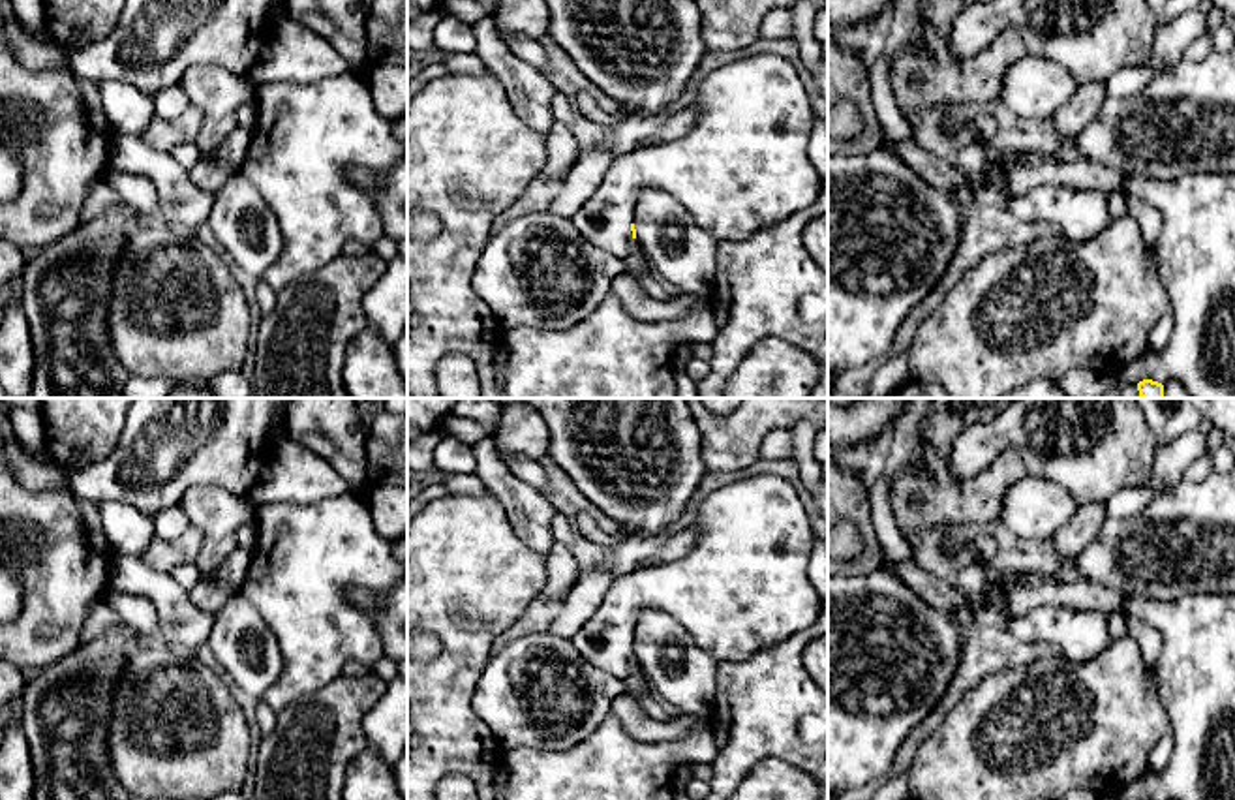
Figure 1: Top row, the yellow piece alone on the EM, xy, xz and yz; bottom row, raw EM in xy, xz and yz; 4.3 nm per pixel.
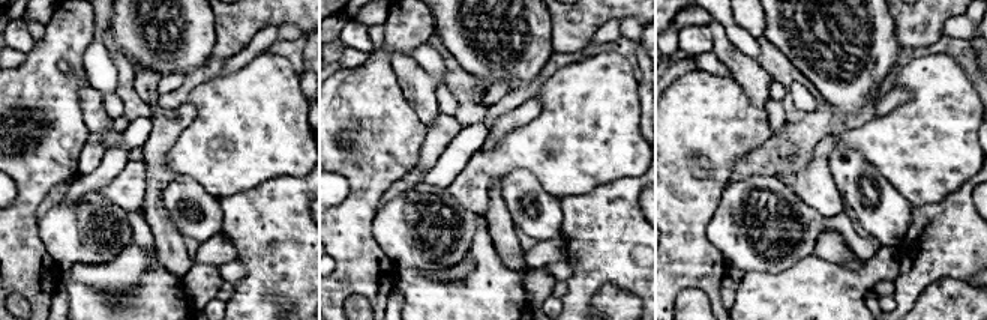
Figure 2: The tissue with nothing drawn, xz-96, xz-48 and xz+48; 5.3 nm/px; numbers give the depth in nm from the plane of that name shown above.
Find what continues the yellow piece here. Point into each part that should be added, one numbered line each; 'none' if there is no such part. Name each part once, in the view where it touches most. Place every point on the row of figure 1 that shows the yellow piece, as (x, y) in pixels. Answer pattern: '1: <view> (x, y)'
1: xz (744, 166)

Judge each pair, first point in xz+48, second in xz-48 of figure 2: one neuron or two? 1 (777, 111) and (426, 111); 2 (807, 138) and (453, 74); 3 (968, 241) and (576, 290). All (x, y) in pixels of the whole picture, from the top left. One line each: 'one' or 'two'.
1: two
2: one
3: one

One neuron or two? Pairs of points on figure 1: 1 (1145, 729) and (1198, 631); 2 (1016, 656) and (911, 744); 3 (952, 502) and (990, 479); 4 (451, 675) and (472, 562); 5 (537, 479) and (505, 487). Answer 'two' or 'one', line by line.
1: two
2: one
3: one
4: one
5: two

